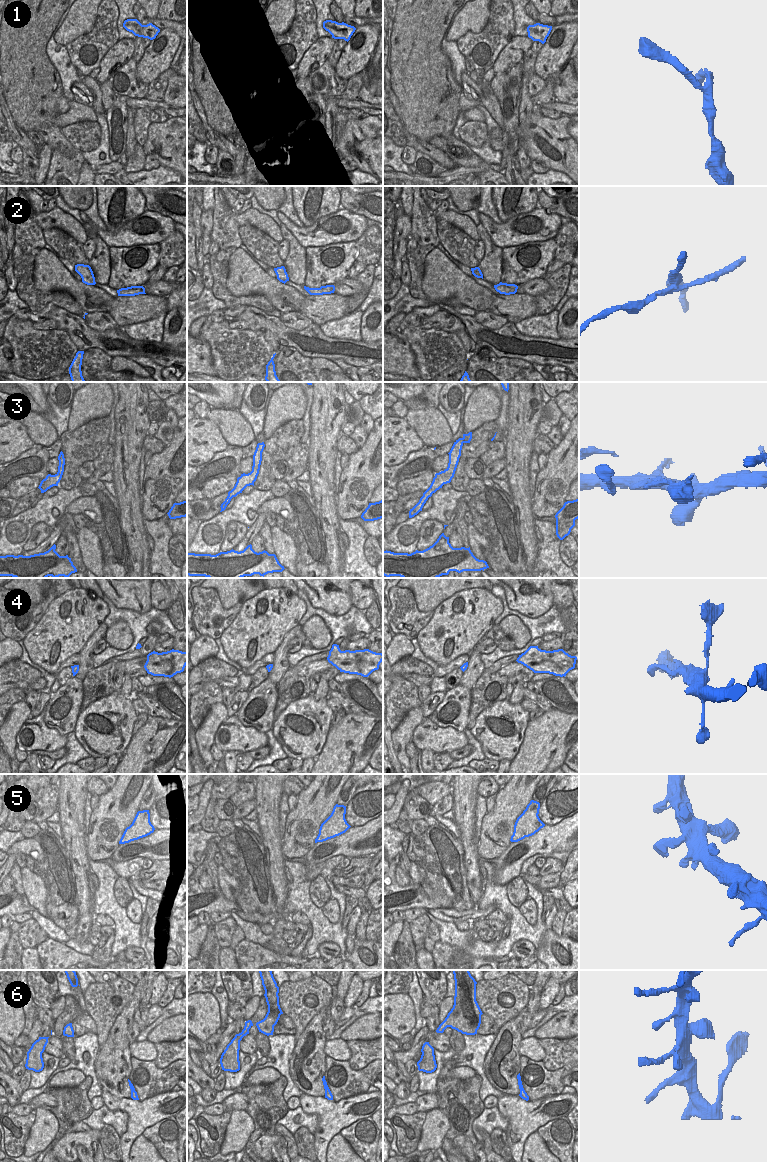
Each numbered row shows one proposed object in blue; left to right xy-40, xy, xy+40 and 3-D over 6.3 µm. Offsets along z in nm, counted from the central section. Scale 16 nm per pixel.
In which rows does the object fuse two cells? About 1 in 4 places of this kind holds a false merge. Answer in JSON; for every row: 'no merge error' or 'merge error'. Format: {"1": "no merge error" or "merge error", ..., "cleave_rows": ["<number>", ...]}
{"1": "no merge error", "2": "merge error", "3": "merge error", "4": "no merge error", "5": "no merge error", "6": "no merge error", "cleave_rows": ["2", "3"]}

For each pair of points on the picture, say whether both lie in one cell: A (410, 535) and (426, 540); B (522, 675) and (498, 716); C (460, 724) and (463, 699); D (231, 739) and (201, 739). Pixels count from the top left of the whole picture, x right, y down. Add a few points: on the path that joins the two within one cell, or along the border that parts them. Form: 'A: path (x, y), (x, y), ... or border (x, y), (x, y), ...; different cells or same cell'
A: border (433, 519), (426, 519), (422, 523), (415, 549); different cells
B: border (506, 698), (495, 701), (484, 708); different cells
C: path (460, 718), (460, 705); same cell
D: border (225, 718), (215, 734), (213, 743); different cells

